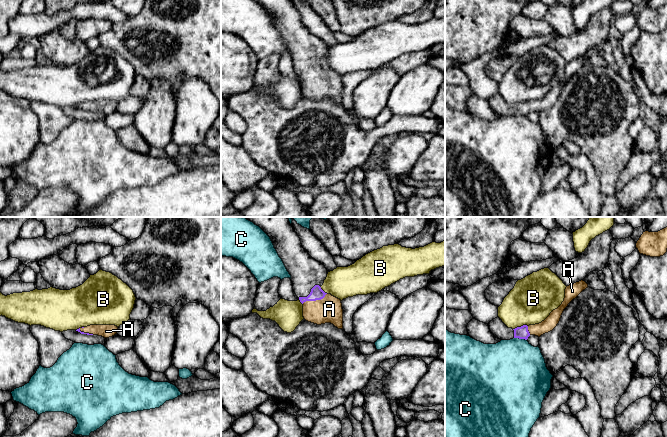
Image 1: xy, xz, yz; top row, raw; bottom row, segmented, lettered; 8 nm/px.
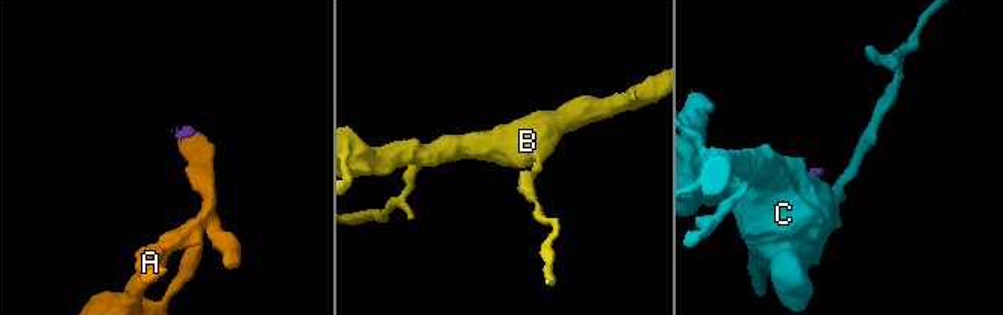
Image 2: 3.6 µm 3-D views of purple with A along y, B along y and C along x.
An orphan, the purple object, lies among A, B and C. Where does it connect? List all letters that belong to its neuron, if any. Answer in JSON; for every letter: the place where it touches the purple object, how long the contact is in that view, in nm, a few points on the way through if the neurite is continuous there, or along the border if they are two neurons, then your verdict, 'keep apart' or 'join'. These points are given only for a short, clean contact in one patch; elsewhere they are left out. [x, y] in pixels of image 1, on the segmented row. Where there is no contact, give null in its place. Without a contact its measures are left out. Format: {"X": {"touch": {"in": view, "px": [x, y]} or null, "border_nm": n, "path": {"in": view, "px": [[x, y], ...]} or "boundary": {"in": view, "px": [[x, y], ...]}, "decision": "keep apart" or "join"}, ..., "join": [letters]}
{"A": {"touch": {"in": "xz", "px": [314, 300]}, "border_nm": 220, "path": {"in": "xz", "px": [[317, 293], [314, 300], [322, 308], [329, 309]]}, "decision": "join"}, "B": {"touch": {"in": "yz", "px": [521, 326]}, "border_nm": 120, "boundary": {"in": "yz", "px": [[527, 325], [521, 325], [513, 329]]}, "decision": "keep apart"}, "C": {"touch": {"in": "yz", "px": [520, 338]}, "border_nm": 110, "boundary": {"in": "yz", "px": [[514, 337], [526, 340]]}, "decision": "keep apart"}, "join": ["A"]}

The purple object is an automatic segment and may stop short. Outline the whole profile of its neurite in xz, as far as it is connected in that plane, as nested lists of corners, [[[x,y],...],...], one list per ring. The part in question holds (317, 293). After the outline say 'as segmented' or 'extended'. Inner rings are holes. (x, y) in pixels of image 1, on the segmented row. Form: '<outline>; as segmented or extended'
[[[288,217],[244,218],[259,226],[270,237],[291,275],[293,290],[303,304],[304,319],[317,325],[331,323],[343,329],[341,300],[321,289],[328,271],[302,247]]]; extended

